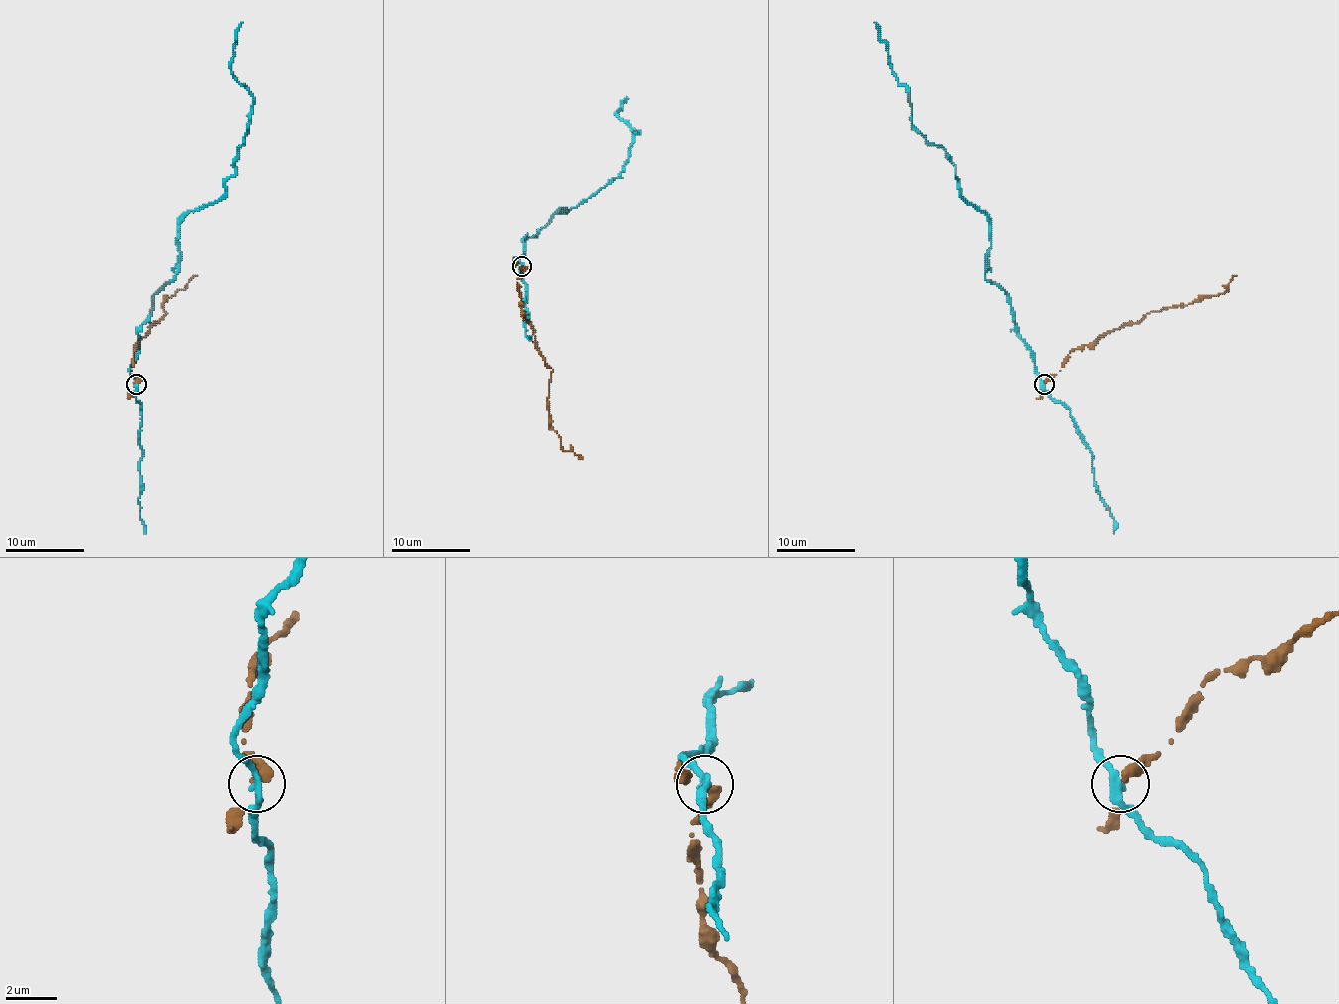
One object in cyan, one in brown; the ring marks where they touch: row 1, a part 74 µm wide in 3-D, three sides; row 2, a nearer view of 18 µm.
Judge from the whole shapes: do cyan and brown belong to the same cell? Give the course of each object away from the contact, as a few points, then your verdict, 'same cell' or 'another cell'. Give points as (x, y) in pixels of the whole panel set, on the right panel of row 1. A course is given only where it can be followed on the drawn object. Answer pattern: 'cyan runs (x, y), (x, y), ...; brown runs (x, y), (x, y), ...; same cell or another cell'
cyan runs (1044, 384), (1010, 297), (985, 278), (991, 224), (965, 200), (951, 157), (911, 123), (909, 93), (874, 22); brown runs (1044, 382), (1060, 371), (1072, 351), (1094, 345), (1104, 335), (1137, 323), (1147, 313), (1224, 293), (1236, 276); another cell

